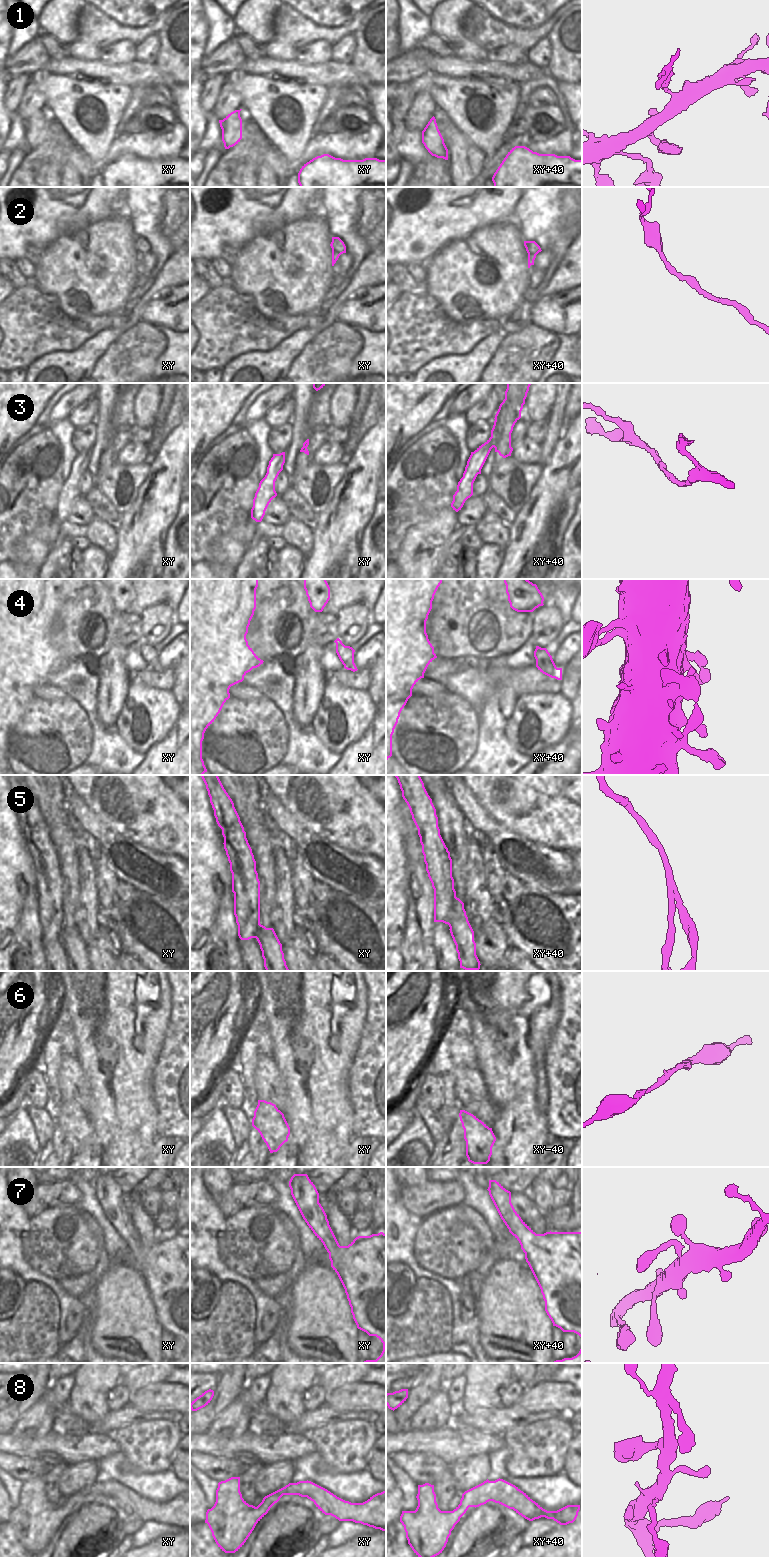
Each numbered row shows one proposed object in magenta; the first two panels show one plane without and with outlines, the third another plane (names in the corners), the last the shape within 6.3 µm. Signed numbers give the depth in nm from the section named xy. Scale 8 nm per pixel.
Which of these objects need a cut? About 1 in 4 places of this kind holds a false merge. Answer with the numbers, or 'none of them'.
1, 5

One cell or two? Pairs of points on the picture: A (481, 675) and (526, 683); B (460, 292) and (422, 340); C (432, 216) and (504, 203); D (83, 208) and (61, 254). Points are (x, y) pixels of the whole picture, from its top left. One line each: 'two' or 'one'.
A: one
B: two
C: one
D: two

